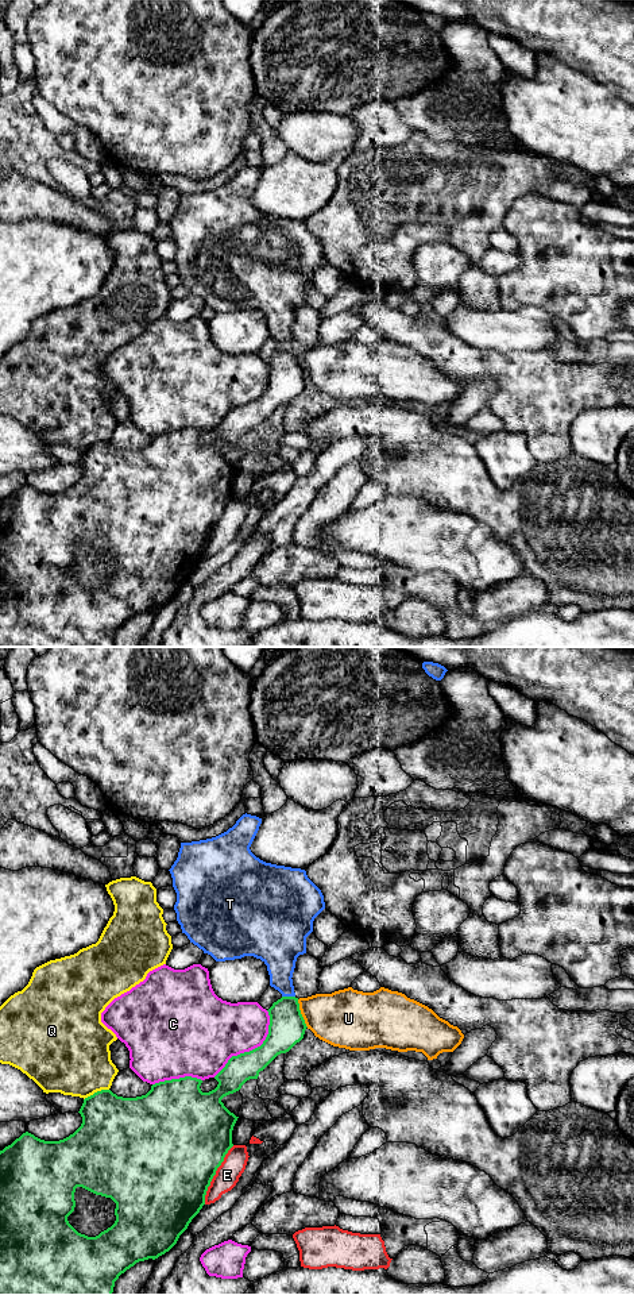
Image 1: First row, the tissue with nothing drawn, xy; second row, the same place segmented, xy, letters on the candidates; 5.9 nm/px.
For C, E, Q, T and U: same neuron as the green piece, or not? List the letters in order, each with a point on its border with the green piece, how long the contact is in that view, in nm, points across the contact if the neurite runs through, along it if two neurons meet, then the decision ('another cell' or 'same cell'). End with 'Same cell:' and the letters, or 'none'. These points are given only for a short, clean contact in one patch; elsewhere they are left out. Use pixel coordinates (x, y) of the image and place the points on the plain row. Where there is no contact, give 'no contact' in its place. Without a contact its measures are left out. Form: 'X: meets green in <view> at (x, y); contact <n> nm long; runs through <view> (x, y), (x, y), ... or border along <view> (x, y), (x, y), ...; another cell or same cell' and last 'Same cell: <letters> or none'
C: meets green in xy at (252, 401); contact 500 nm long; another cell
E: meets green in xy at (215, 525); contact 400 nm long; another cell
Q: meets green in xy at (97, 443); contact 170 nm long; another cell
T: meets green in xy at (289, 349); contact 80 nm long; border along xy (282, 347), (294, 349); another cell
U: meets green in xy at (300, 365); contact 180 nm long; border along xy (297, 351), (300, 365), (308, 378); another cell
Same cell: none

